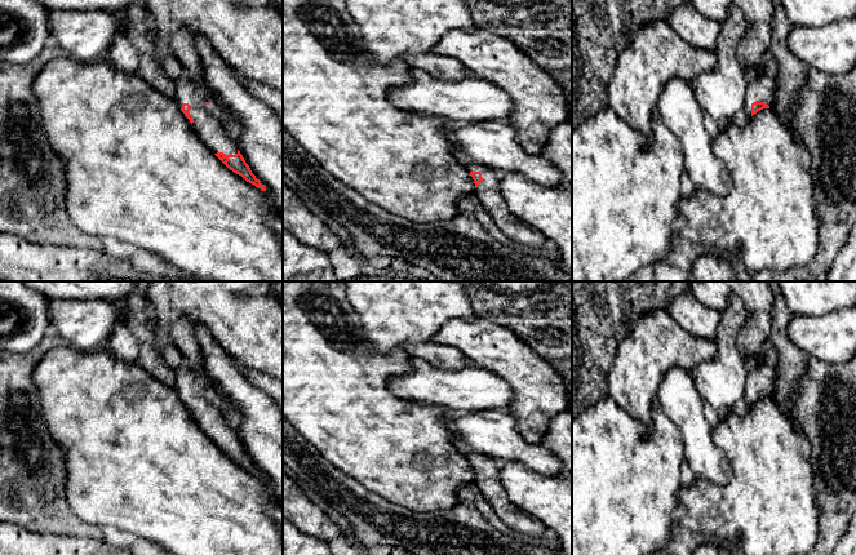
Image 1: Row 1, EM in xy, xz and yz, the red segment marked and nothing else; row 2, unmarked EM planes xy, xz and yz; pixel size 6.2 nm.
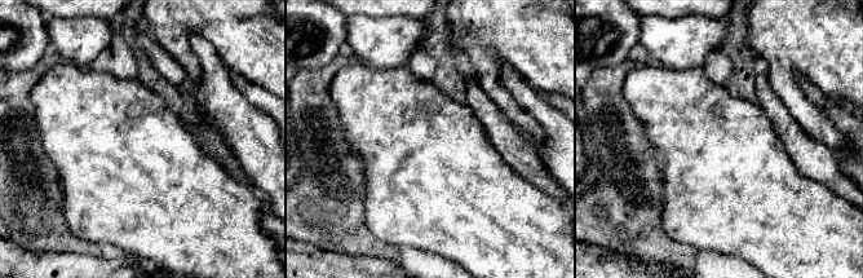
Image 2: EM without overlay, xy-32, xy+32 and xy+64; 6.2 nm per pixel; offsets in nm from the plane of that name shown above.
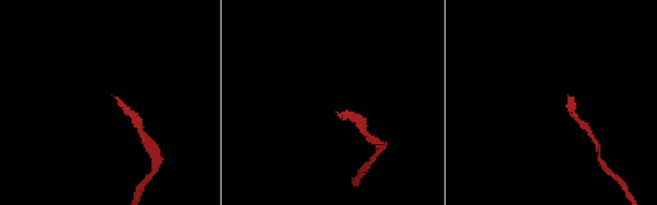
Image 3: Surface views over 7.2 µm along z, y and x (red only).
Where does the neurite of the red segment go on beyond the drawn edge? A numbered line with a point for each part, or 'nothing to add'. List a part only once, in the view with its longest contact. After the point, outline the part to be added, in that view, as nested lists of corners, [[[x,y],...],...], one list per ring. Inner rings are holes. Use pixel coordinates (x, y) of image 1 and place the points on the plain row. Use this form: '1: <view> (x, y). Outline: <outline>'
1: yz (762, 376). Outline: [[[766,343],[762,347],[758,363],[750,365],[746,378],[746,388],[742,400],[748,407],[751,405],[753,391],[764,391],[769,398],[773,398],[779,359],[780,354],[772,345]]]

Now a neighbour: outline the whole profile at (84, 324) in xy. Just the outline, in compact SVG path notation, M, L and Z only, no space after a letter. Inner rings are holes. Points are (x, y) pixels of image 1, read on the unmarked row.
M50 299L50 324L63 343L80 351L102 347L124 321L124 302L107 299Z

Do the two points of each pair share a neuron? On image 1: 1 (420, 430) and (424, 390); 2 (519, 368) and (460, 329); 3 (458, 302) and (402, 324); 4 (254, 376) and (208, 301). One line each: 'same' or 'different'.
1: different
2: same
3: same
4: different

